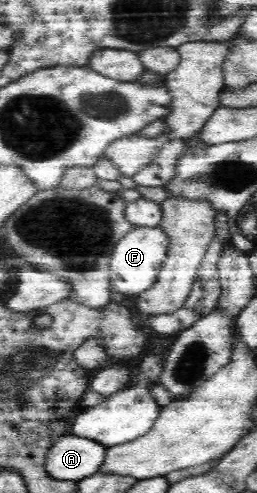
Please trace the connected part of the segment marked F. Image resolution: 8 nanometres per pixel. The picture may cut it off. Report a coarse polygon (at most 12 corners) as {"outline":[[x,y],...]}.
{"outline":[[136,226],[114,247],[112,291],[135,296],[156,280],[169,238]]}

